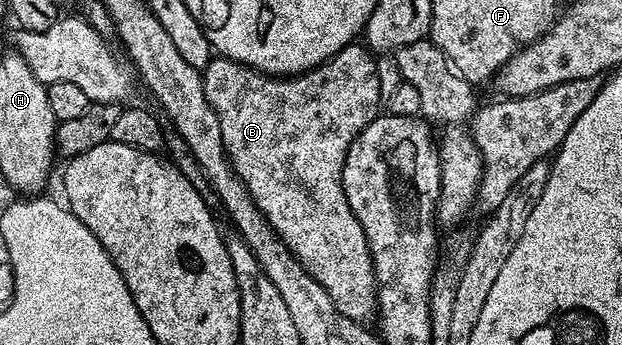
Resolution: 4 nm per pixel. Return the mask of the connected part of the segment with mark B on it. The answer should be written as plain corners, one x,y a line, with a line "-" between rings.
354,43
343,47
343,51
336,53
331,60
324,61
323,64
316,65
313,69
308,69
306,73
296,75
260,73
258,69
253,69
250,65
241,65
238,61
220,55
214,56
209,63
209,66
204,66
201,75
203,91
207,95
207,103
211,103
215,115
219,119
219,131
223,139
223,147
233,170
240,175
251,199
257,204
259,211
267,219
267,223
271,223
273,230
283,239
287,248
296,255
302,267
325,288
327,295
331,295
337,310
350,317
352,321
368,322
368,317
372,318
377,312
377,272
373,270
373,260
367,243
367,235
363,231
359,219
355,219
355,211
351,211
351,207
347,203
347,195
343,191
341,176
343,175
343,163
347,159
347,151
351,147
351,143
377,118
383,109
379,71
374,54
364,44

